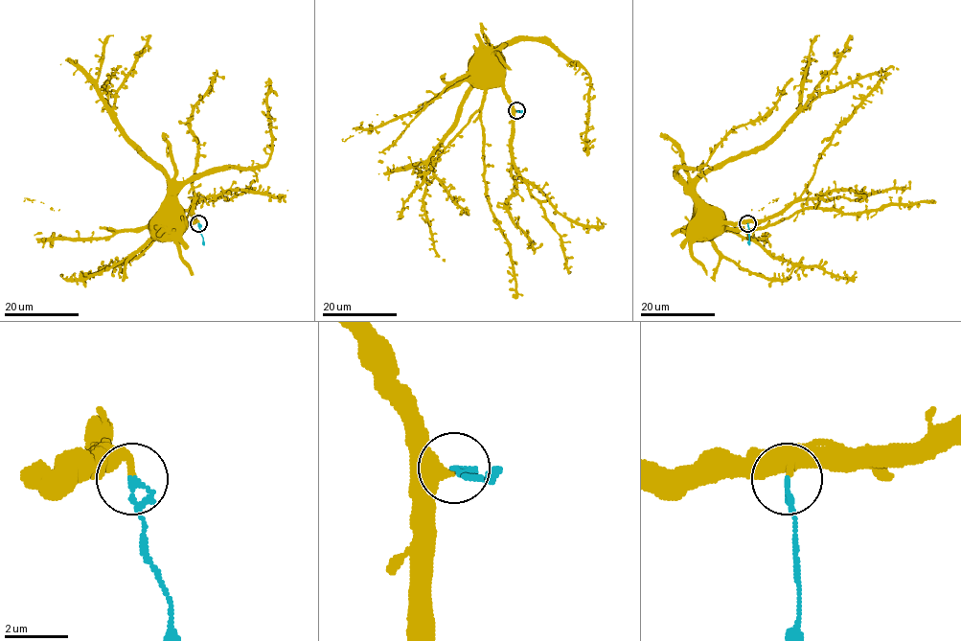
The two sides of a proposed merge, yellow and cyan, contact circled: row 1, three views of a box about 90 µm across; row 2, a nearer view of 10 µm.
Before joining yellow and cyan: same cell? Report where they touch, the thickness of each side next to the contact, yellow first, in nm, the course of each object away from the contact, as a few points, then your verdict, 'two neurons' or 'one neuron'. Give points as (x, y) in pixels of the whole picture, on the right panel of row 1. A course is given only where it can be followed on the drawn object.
(747, 223) | 320/190 nm | yellow via (747, 223), (723, 221), (697, 196), (696, 183), (737, 155), (763, 148), (821, 95), (894, 66), (898, 69) | cyan via (747, 223), (748, 244) | two neurons

